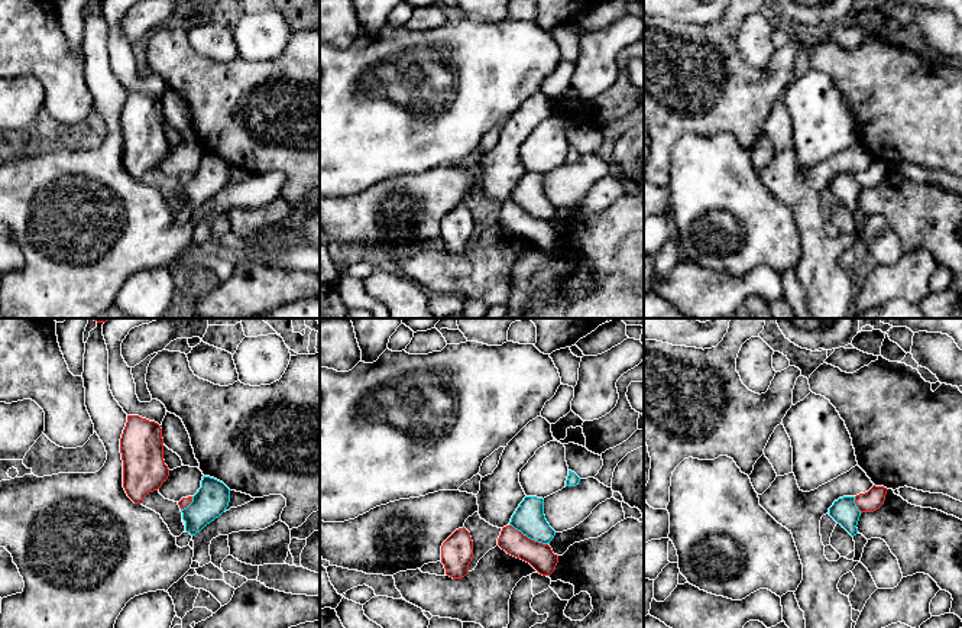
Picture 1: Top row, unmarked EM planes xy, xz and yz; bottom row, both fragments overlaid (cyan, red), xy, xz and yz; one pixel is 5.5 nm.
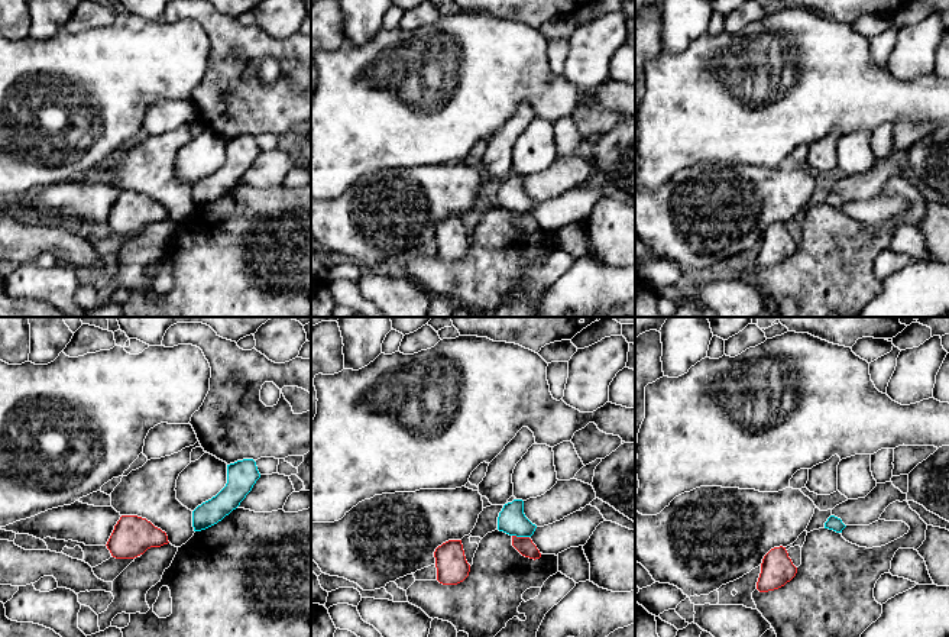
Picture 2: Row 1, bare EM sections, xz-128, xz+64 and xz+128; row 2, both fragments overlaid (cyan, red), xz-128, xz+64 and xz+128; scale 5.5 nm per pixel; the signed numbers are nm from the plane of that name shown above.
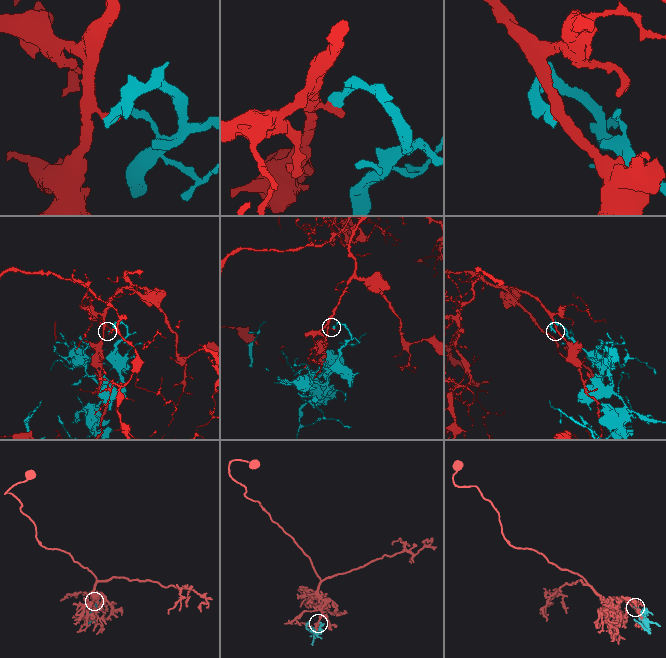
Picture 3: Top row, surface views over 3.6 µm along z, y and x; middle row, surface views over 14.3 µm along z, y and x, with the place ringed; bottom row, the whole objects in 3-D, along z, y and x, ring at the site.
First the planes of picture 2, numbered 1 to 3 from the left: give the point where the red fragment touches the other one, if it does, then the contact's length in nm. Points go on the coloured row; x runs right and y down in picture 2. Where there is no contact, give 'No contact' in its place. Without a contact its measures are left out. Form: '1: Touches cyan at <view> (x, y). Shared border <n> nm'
1: No contact
2: Touches cyan at xz+64 (521, 536). Shared border 100 nm
3: No contact

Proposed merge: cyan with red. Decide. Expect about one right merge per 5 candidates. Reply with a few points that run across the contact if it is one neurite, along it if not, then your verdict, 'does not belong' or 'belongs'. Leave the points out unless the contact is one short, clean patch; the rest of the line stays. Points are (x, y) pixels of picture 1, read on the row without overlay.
xz (509, 200), (528, 213), (547, 220) | does not belong

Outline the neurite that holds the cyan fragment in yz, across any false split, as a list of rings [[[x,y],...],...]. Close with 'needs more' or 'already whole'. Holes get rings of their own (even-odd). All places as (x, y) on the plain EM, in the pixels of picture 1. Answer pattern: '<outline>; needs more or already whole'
[[[843,172],[833,178],[829,191],[840,200],[852,213],[858,210],[861,187],[855,179],[855,172]]]; already whole

